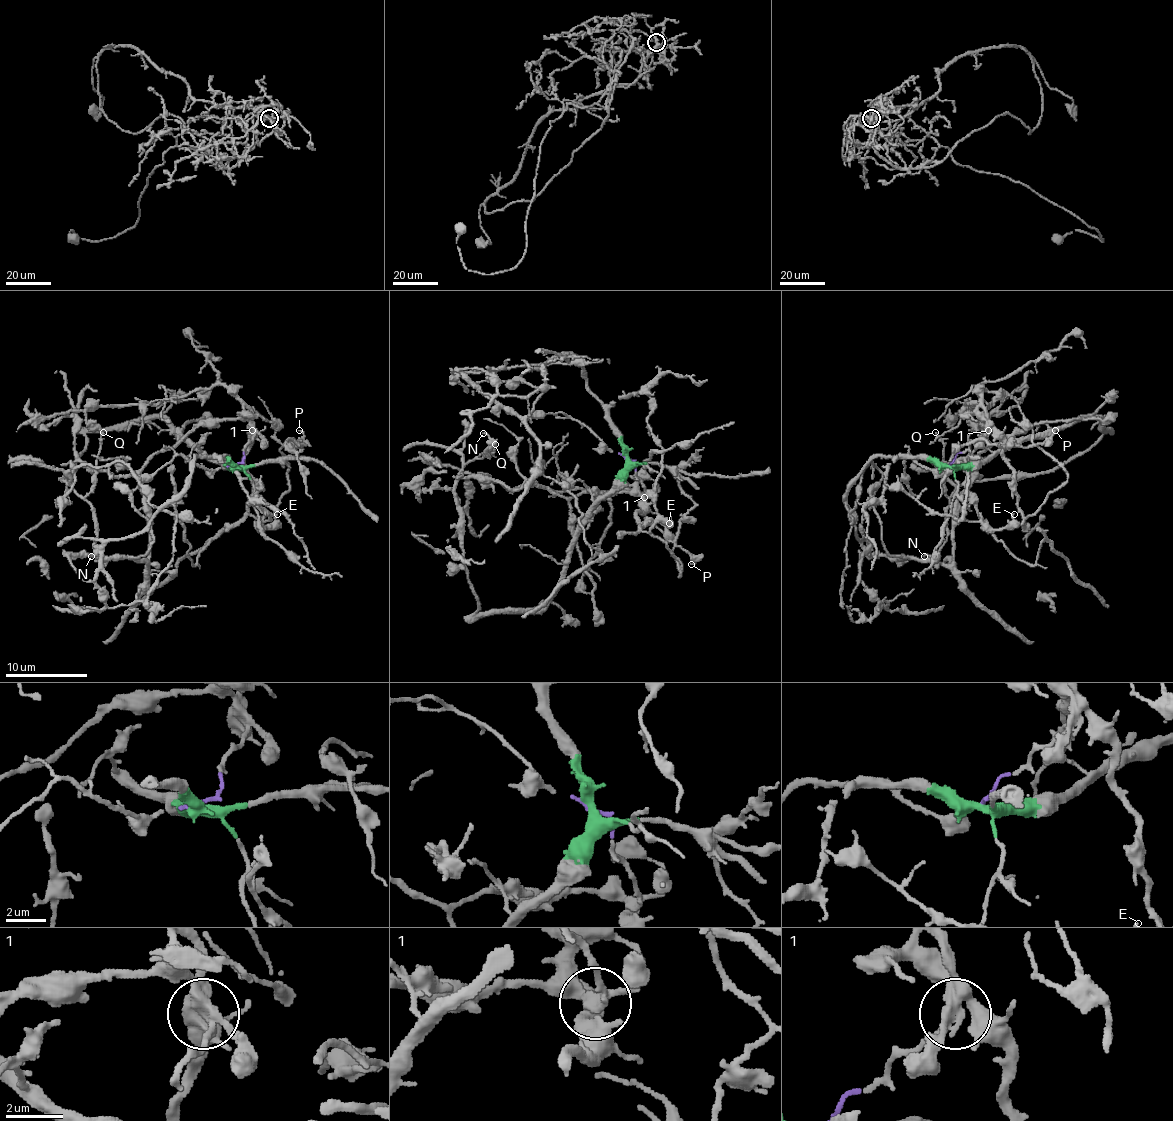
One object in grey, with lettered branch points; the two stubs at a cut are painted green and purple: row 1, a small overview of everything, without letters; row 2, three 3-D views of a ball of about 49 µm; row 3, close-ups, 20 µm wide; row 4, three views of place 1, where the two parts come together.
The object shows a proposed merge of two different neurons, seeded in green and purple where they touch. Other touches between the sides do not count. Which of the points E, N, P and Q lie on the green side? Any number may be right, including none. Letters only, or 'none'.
N, Q

